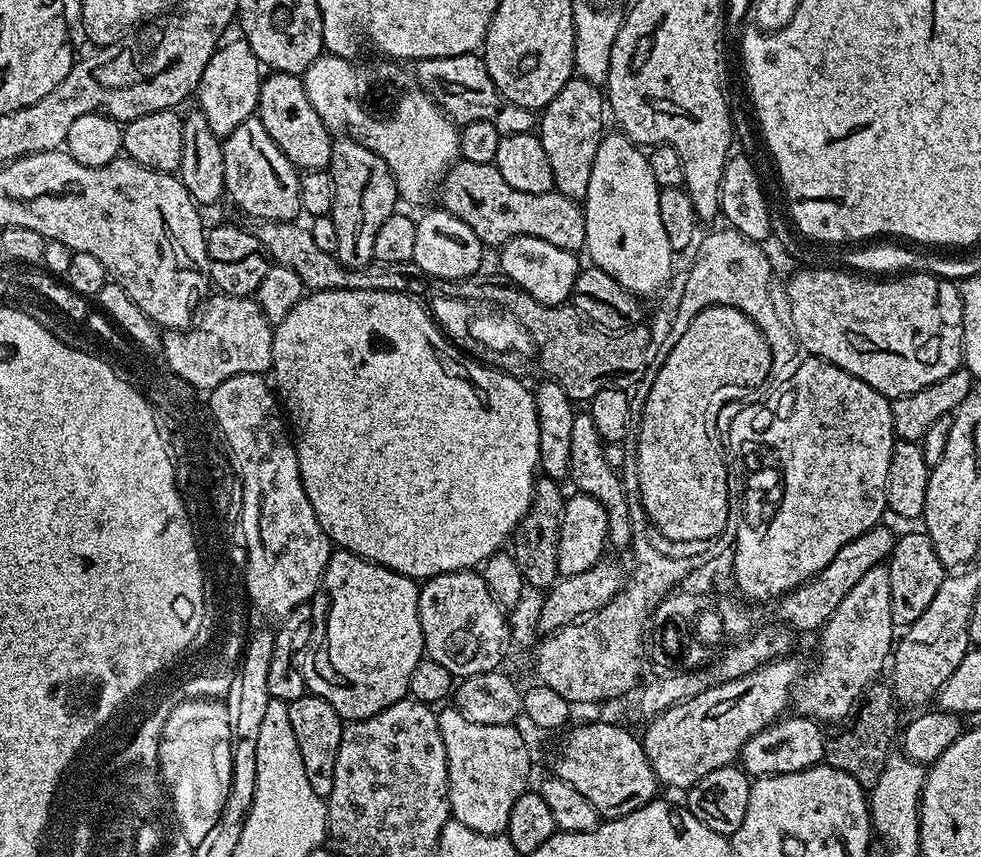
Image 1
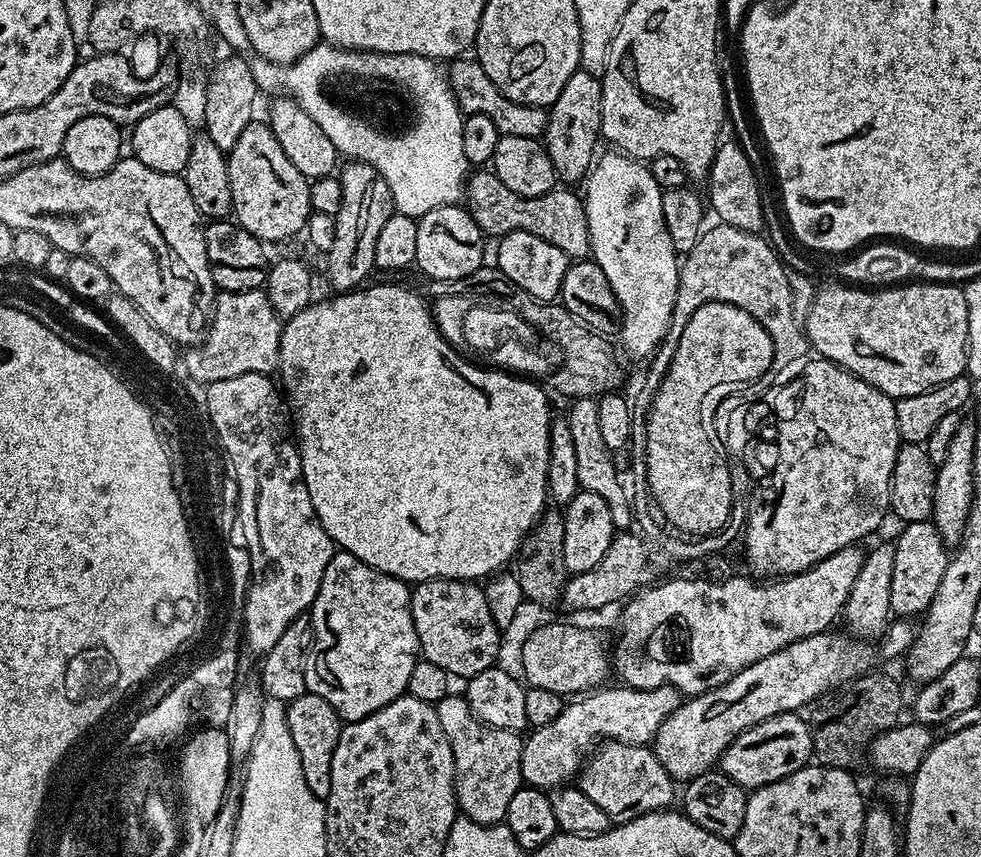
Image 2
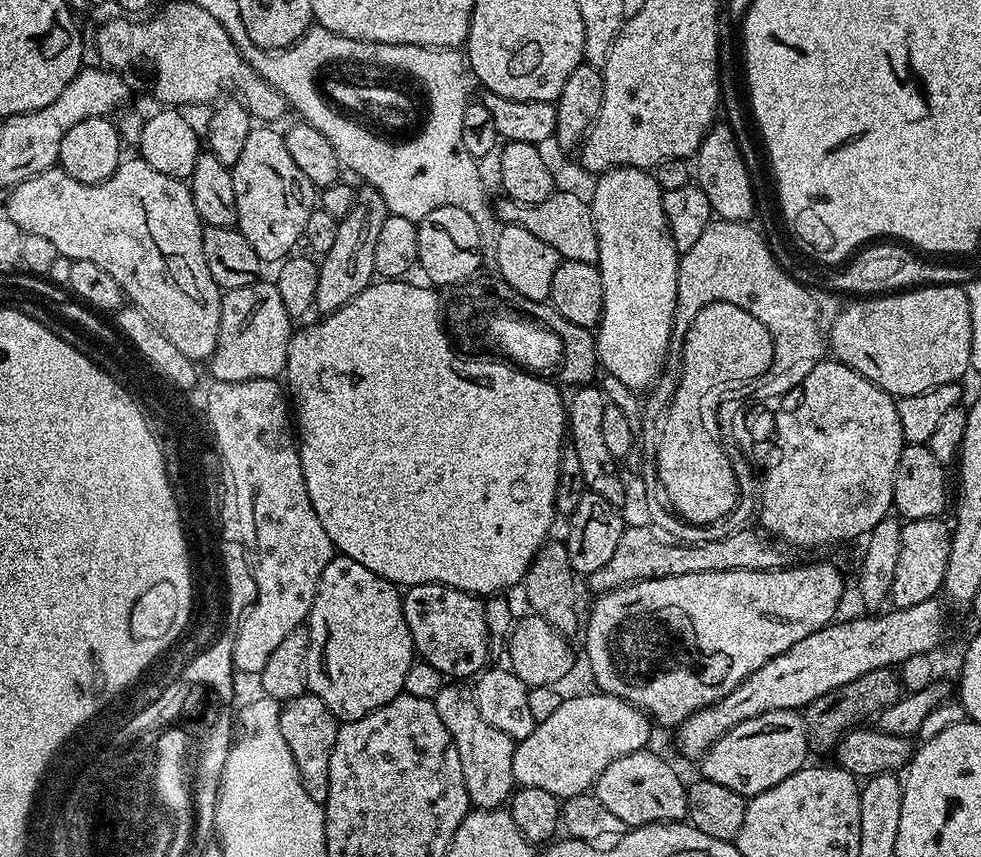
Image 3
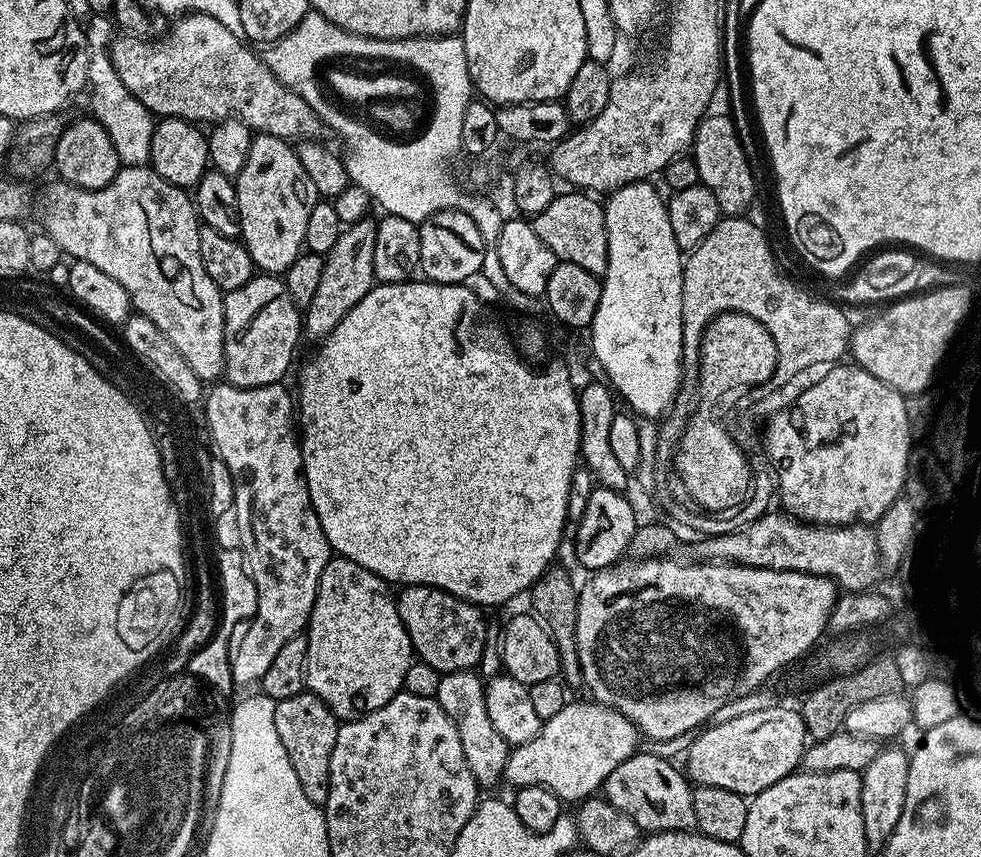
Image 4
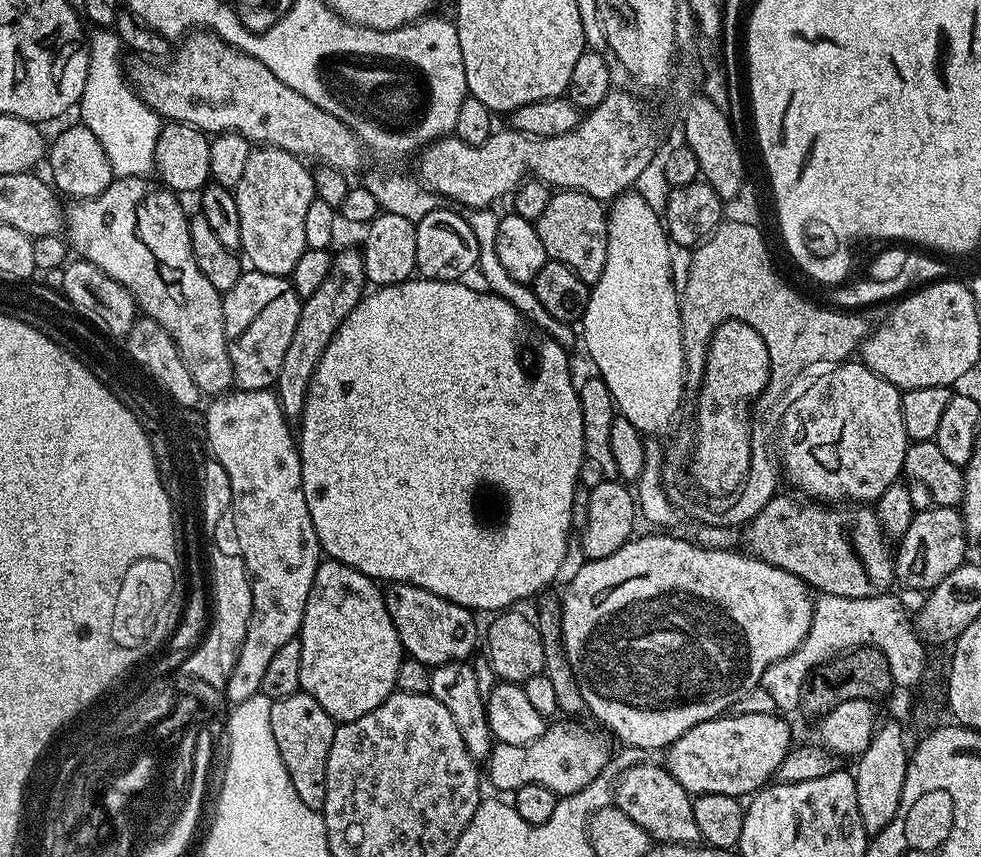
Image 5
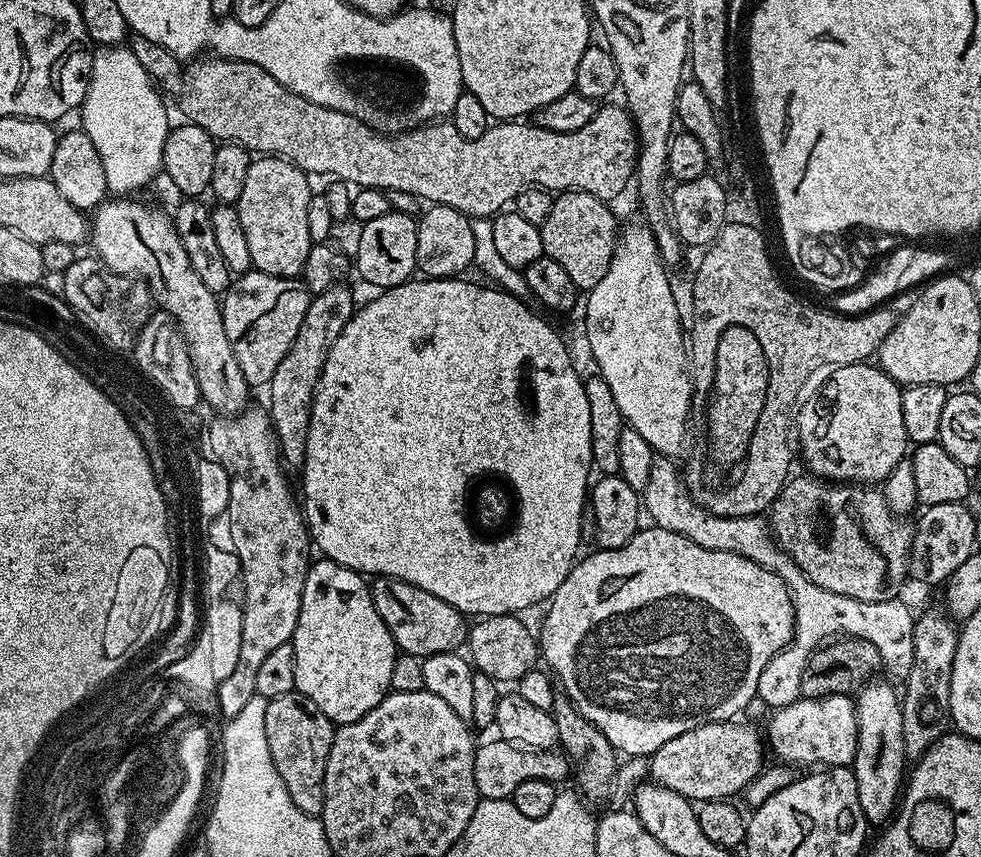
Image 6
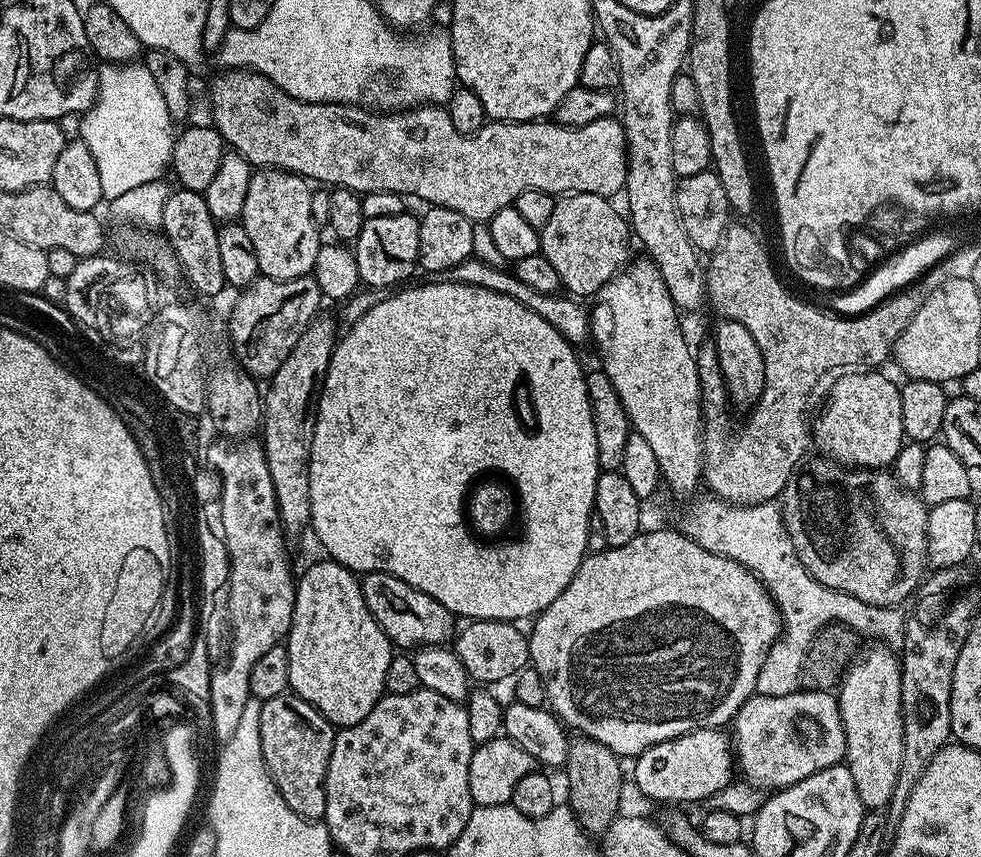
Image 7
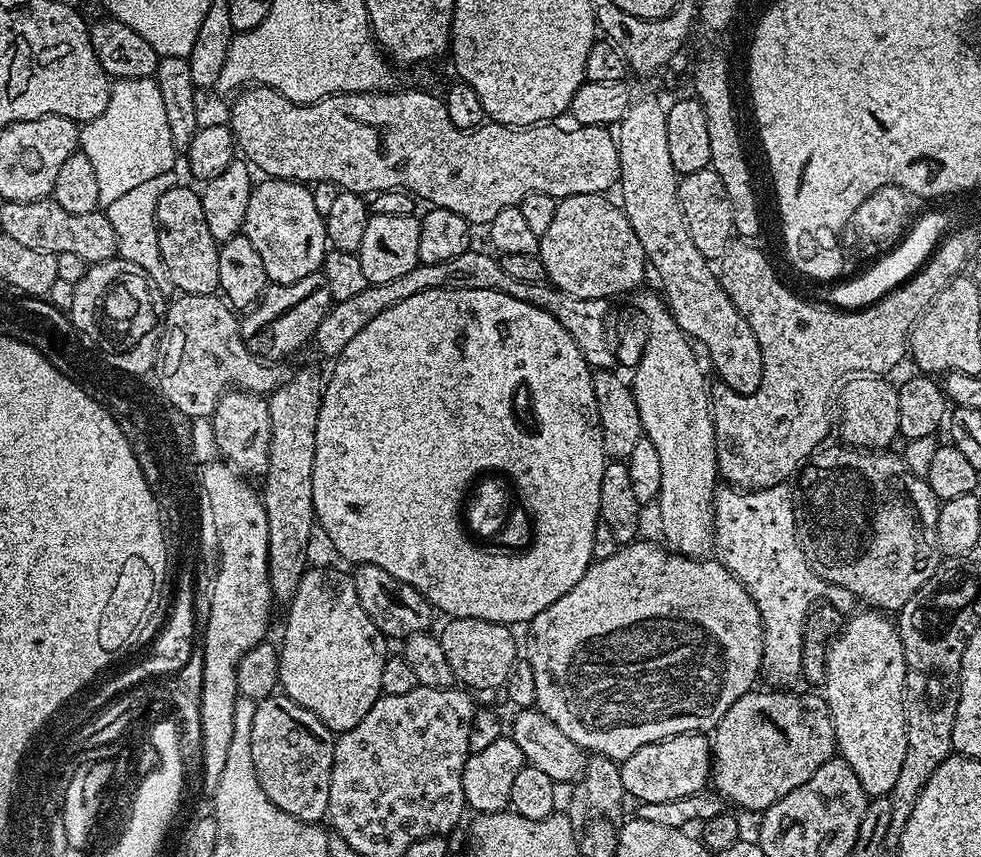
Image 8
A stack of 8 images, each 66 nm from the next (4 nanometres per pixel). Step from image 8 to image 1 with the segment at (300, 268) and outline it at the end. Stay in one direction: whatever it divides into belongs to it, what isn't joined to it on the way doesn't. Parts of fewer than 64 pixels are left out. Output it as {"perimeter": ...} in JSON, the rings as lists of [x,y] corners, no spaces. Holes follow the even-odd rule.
{"perimeter":[[[252,115],[242,126],[237,126],[229,136],[223,137],[224,146],[224,190],[227,199],[232,199],[256,222],[295,221],[301,215],[301,173],[278,150],[278,142],[266,134],[259,115]]]}

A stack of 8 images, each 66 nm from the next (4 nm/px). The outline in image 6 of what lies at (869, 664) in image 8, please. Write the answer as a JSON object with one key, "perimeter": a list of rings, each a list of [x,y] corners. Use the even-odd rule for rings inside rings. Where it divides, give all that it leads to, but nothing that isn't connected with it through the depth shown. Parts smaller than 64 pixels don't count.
{"perimeter":[[[873,679],[855,693],[857,724],[857,752],[851,764],[854,778],[858,782],[858,803],[869,825],[883,825],[891,821],[902,796],[902,785],[906,780],[906,757],[902,734],[901,697],[887,684],[887,679]]]}

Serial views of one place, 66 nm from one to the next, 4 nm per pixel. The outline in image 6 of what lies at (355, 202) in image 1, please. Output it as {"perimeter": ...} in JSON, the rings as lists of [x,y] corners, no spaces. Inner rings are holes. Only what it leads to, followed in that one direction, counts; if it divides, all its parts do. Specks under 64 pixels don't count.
{"perimeter":[[[344,282],[334,283],[326,291],[312,296],[310,306],[306,310],[306,318],[302,318],[302,326],[298,326],[294,346],[290,346],[286,358],[278,362],[278,370],[274,370],[274,378],[266,386],[266,411],[276,432],[281,461],[288,470],[300,470],[304,467],[306,436],[310,434],[310,418],[316,387],[322,378],[326,358],[330,358],[330,350],[334,342],[338,342],[338,334],[346,330],[346,322],[350,322],[354,311],[352,292],[346,285]]]}

